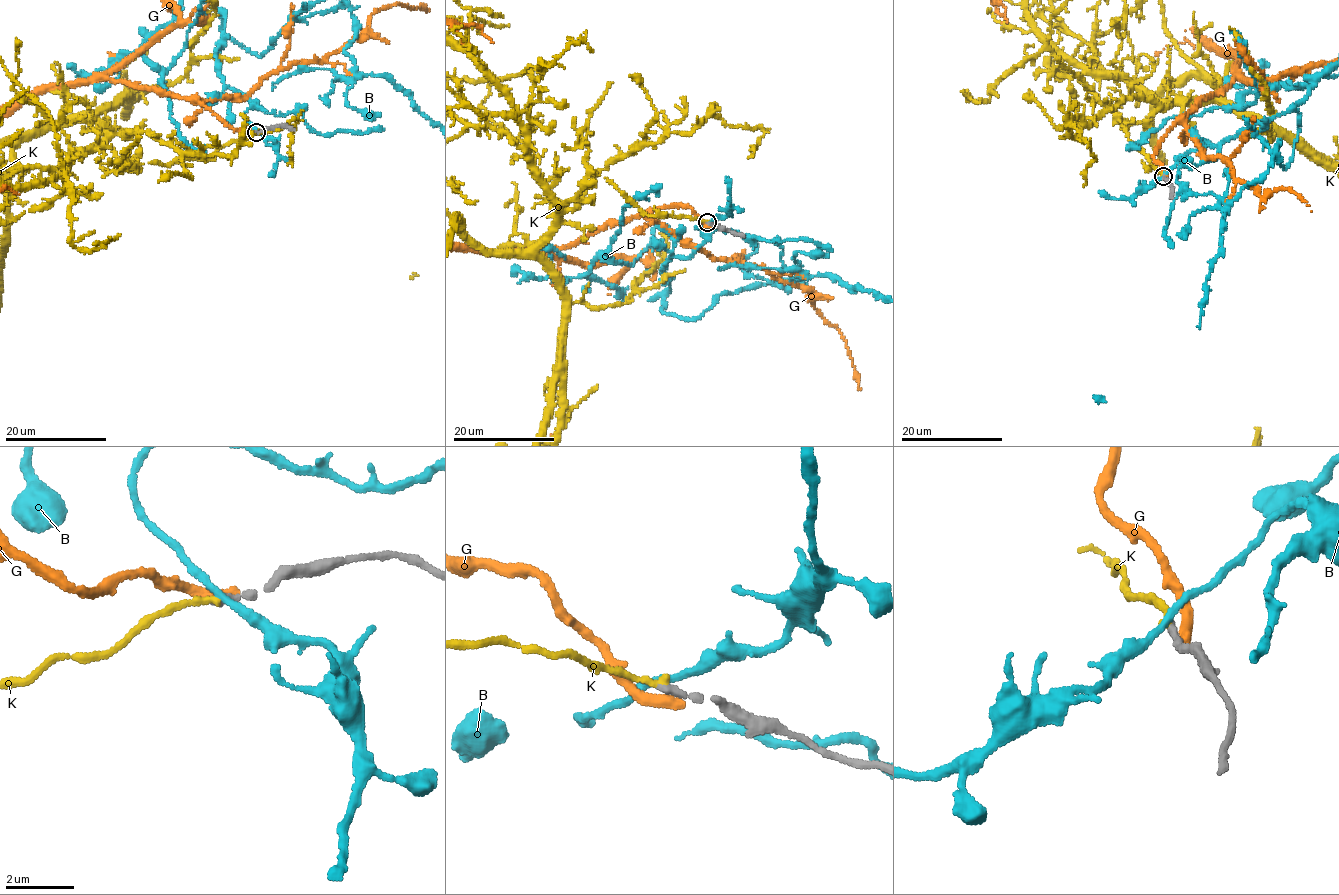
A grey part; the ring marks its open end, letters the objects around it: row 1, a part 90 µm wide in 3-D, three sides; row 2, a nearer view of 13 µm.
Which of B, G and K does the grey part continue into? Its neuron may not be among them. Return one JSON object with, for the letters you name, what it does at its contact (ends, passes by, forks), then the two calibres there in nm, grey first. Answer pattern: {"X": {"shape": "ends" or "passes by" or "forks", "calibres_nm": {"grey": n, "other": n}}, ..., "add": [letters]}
{"K": {"shape": "ends", "calibres_nm": {"grey": 200, "other": 200}}, "add": ["K"]}

